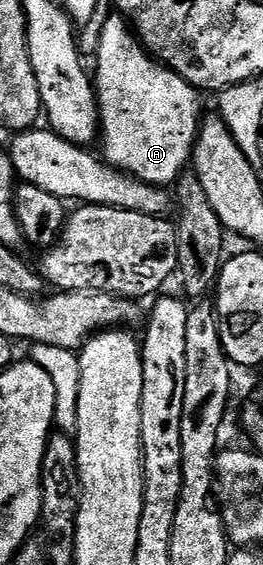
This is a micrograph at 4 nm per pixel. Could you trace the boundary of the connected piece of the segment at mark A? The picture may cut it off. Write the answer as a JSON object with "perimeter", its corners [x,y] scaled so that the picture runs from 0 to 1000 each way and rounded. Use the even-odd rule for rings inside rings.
{"perimeter":[[[471,30],[414,32],[384,46],[384,69],[369,74],[369,131],[361,124],[361,158],[369,163],[369,189],[384,200],[384,235],[376,239],[376,258],[399,264],[392,280],[411,292],[437,301],[464,301],[494,308],[506,315],[525,315],[536,322],[567,322],[578,329],[643,333],[662,327],[673,315],[722,292],[734,262],[749,257],[749,237],[764,232],[772,200],[764,202],[764,173],[749,154],[734,152],[696,135],[681,135],[646,124],[639,117],[597,108],[548,81],[536,80],[517,58],[498,51],[494,41]]]}

